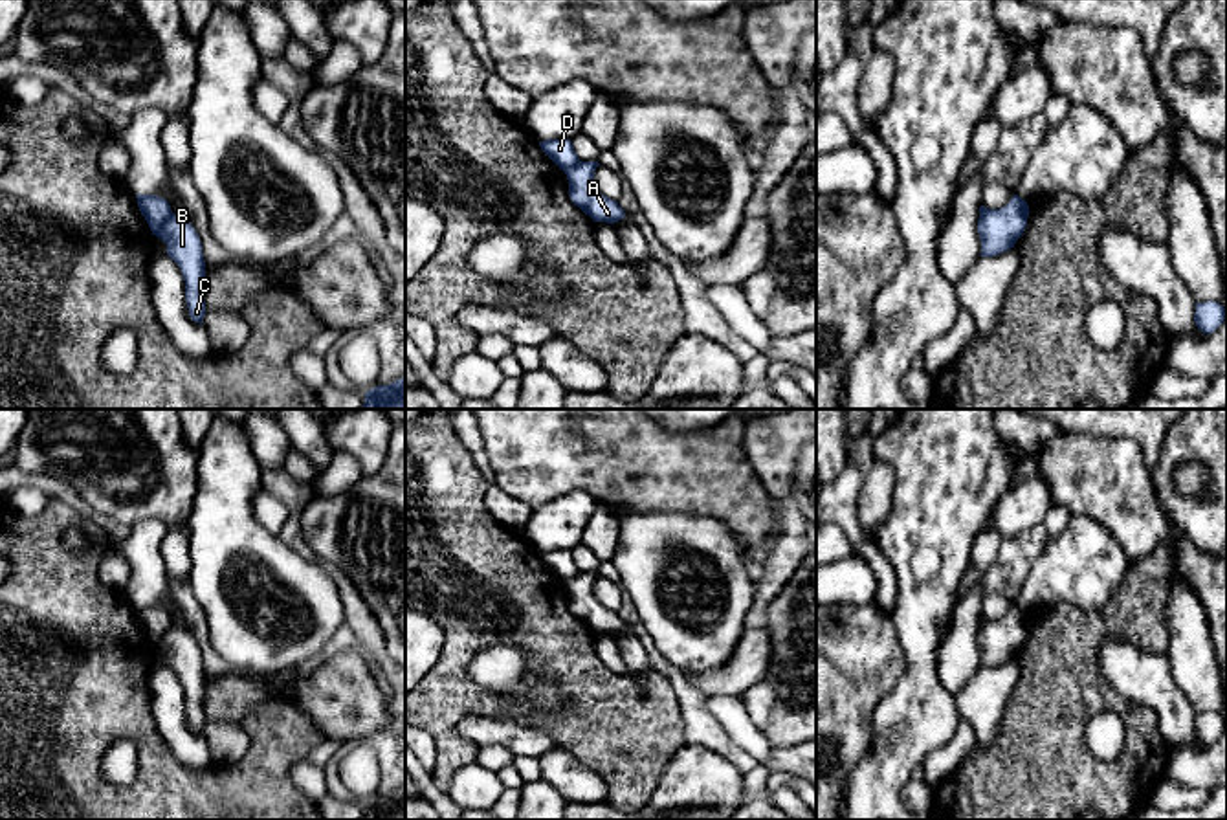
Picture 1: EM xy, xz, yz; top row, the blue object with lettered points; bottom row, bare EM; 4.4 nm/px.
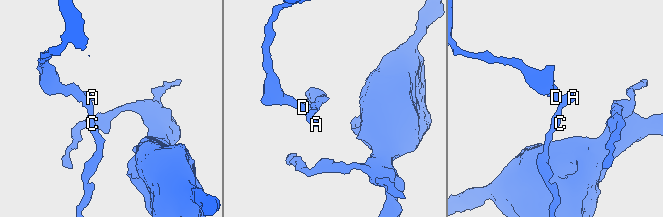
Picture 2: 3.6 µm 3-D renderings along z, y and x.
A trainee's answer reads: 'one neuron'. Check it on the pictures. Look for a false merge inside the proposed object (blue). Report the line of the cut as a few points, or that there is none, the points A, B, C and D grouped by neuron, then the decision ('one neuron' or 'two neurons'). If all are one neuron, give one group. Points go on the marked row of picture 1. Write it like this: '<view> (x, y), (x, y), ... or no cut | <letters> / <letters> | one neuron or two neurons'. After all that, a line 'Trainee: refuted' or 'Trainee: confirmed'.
xy (173, 213), (156, 235) | A B C / D | two neurons
Trainee: refuted

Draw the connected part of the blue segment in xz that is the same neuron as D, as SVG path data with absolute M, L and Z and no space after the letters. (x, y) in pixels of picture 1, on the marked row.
M547 139L539 141L539 147L565 172L580 163L570 139Z

